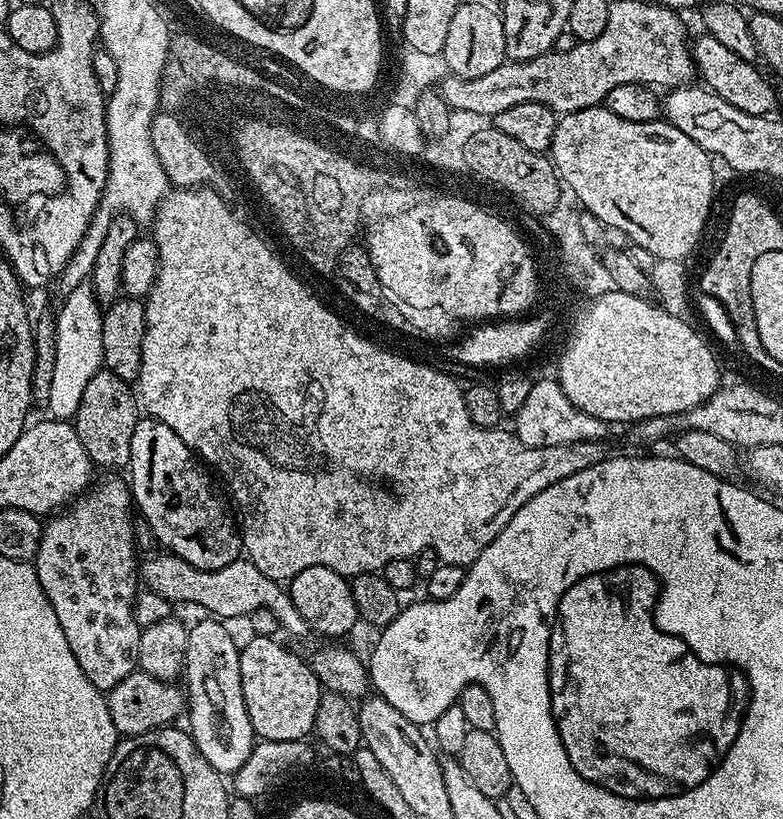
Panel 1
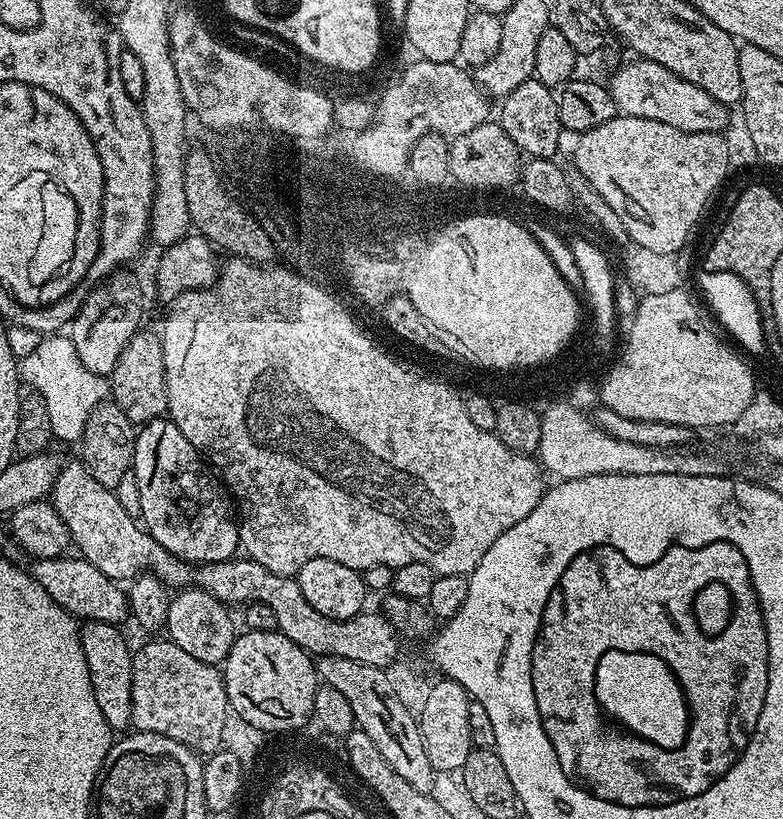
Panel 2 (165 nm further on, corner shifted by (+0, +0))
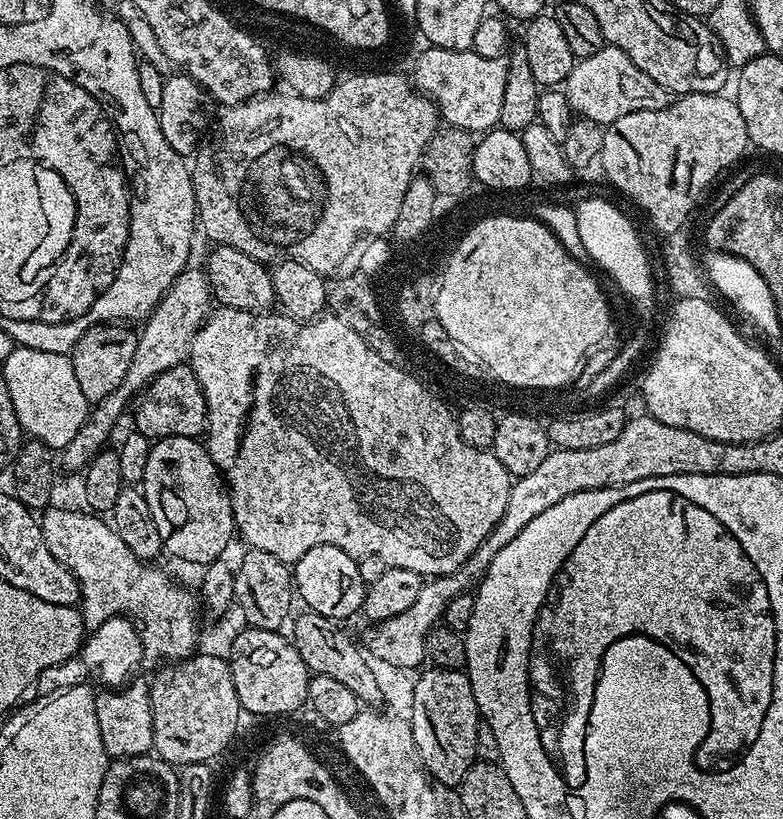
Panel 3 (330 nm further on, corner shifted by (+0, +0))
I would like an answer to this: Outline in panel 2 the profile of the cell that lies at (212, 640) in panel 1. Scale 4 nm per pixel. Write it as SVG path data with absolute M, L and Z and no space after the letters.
M186 588L171 597L168 606L167 639L172 640L186 654L213 666L223 665L230 654L230 646L235 642L238 628L232 625L229 605L223 604L214 594L201 588Z

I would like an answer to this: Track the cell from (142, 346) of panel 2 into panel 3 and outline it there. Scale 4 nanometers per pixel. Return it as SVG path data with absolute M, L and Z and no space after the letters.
M184 363L158 374L135 401L135 431L151 440L163 440L166 437L199 437L207 425L208 407L204 396L196 396L196 385L198 384L188 384L188 376L184 376Z

